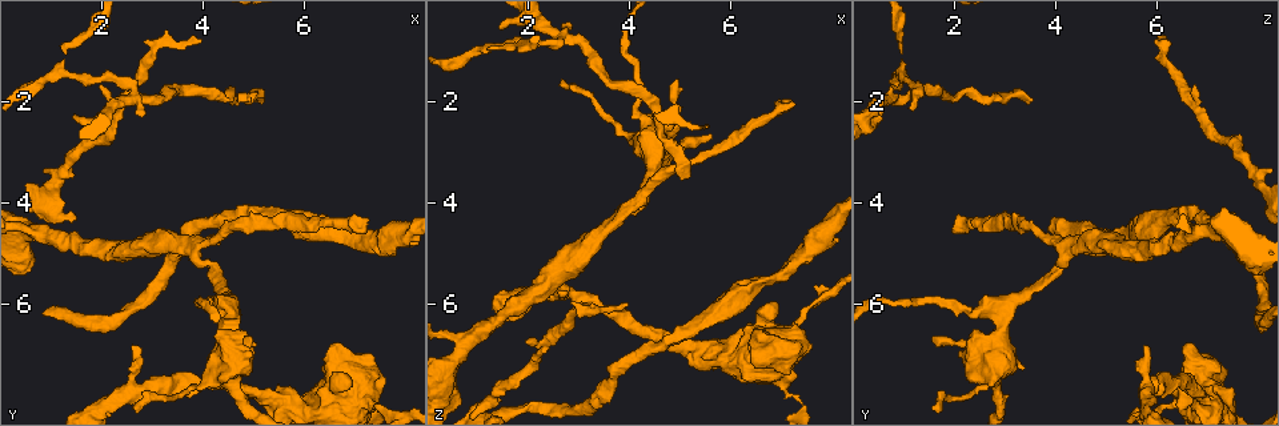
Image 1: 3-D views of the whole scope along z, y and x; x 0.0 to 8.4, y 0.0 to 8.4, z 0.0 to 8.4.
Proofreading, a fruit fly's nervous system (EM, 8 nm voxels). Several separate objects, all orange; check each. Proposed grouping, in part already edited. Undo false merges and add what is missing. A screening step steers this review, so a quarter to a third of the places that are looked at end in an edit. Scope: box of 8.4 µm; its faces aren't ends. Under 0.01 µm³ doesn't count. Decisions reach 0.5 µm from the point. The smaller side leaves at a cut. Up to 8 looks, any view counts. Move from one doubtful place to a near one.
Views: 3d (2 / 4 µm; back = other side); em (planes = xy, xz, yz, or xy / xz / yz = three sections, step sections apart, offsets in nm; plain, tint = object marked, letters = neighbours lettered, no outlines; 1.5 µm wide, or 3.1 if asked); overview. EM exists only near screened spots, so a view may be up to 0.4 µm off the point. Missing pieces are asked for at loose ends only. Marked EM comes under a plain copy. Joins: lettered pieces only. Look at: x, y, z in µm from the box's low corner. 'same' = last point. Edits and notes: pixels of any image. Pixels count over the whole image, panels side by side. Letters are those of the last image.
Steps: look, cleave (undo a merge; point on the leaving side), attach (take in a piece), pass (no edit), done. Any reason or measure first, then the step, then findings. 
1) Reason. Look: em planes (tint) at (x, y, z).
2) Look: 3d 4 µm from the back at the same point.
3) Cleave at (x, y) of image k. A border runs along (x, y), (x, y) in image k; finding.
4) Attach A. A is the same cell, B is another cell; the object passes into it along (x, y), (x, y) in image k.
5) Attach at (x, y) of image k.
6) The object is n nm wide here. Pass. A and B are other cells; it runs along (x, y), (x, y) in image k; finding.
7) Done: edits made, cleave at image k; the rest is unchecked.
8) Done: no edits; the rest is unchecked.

Two arms in line, one across. Look: 3d 2 µm at (3.80, 5.00, 4.15).

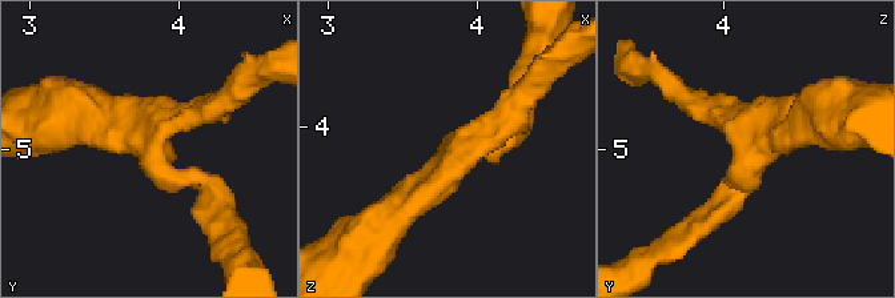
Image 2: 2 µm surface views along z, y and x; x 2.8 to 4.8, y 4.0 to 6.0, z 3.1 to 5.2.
3 arms meet here; the arms are 170, 200, 260 nm wide. Look: em planes (tint) at (3.86, 5.02, 4.18).

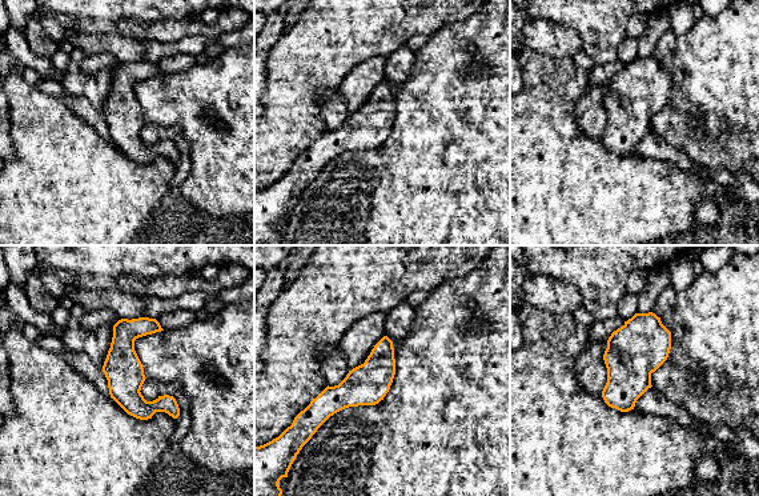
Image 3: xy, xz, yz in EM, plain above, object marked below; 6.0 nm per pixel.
Look: em planes (letters) at the same point.

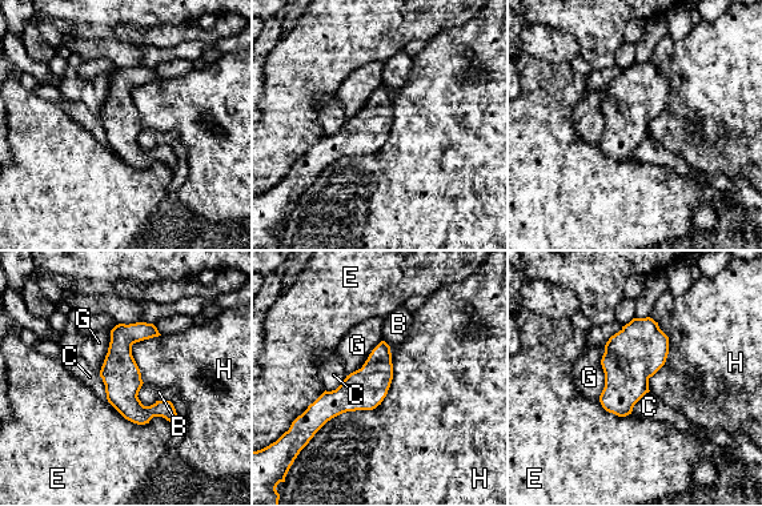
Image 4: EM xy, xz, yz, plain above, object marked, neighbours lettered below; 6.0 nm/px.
Pass. B, C, E, G and H are other cells; continuous, no second neuron.

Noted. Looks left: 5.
End of a long branch. Look: em xy step 8 (tint) at (5.05, 2.00, 3.55).

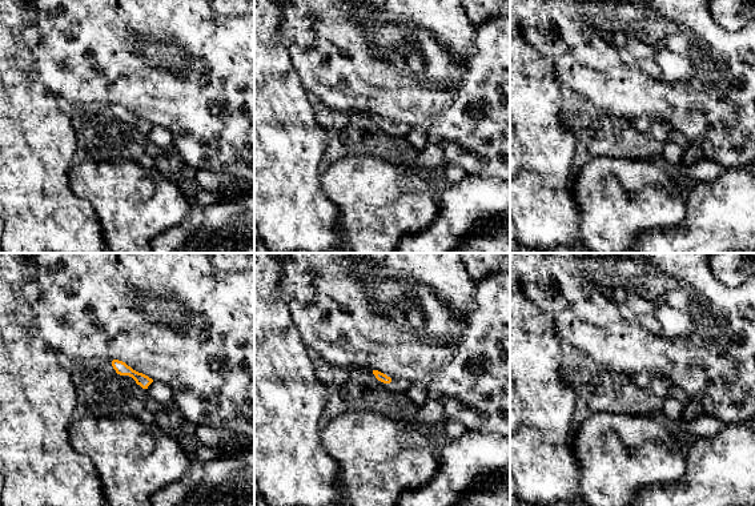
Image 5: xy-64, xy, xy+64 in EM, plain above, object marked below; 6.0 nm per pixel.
Look: em planes (letters) at the same point.

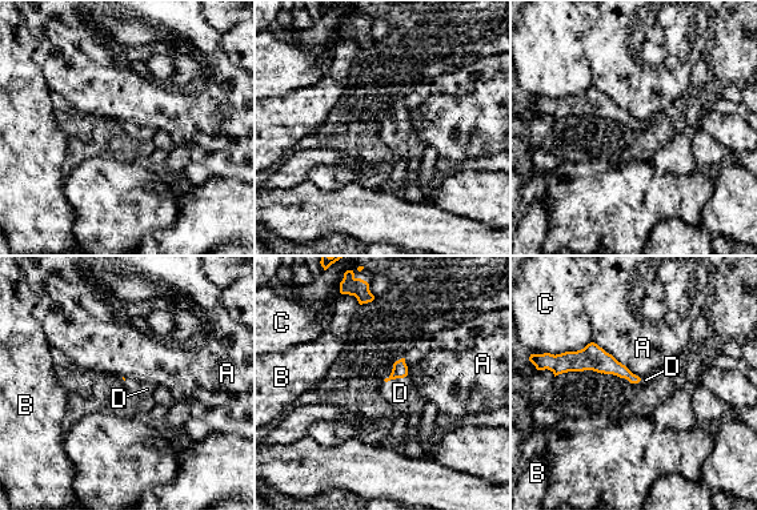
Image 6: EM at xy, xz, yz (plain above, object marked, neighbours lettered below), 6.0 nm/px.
Attach D. D is the same cell, A, B and C are other cells; the object passes into it along (400, 369), (395, 378), (400, 393) in image 6; it goes on there.

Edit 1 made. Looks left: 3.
Side arm on a straight run. Look: em xy step 4 (tint) at (2.65, 1.90, 0.65).

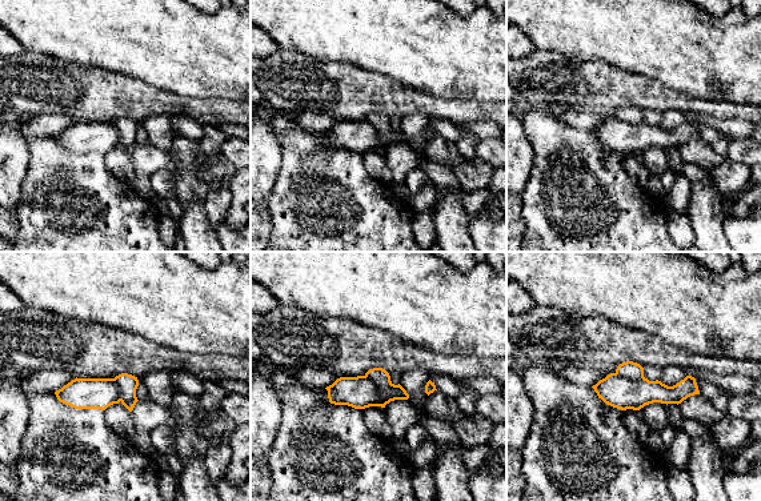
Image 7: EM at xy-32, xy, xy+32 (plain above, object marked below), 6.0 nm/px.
Cut it another way. Look: em yz step 4 (letters) at the same point.

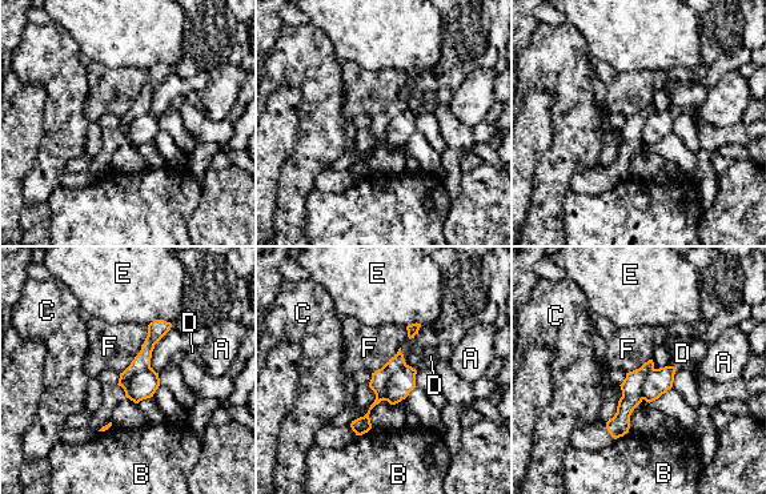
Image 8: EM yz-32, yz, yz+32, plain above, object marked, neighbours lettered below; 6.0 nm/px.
The longest contact is with F, 340 nm. Cleave at (380, 377) of image 8. A, B, C, D, E and F are other cells; a border runs along (406, 365), (388, 380), (384, 400) in image 8; two neurons meet here.

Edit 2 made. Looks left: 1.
Done: edits made, attach at image 6, cleave at image 8; the rest is unchecked.

